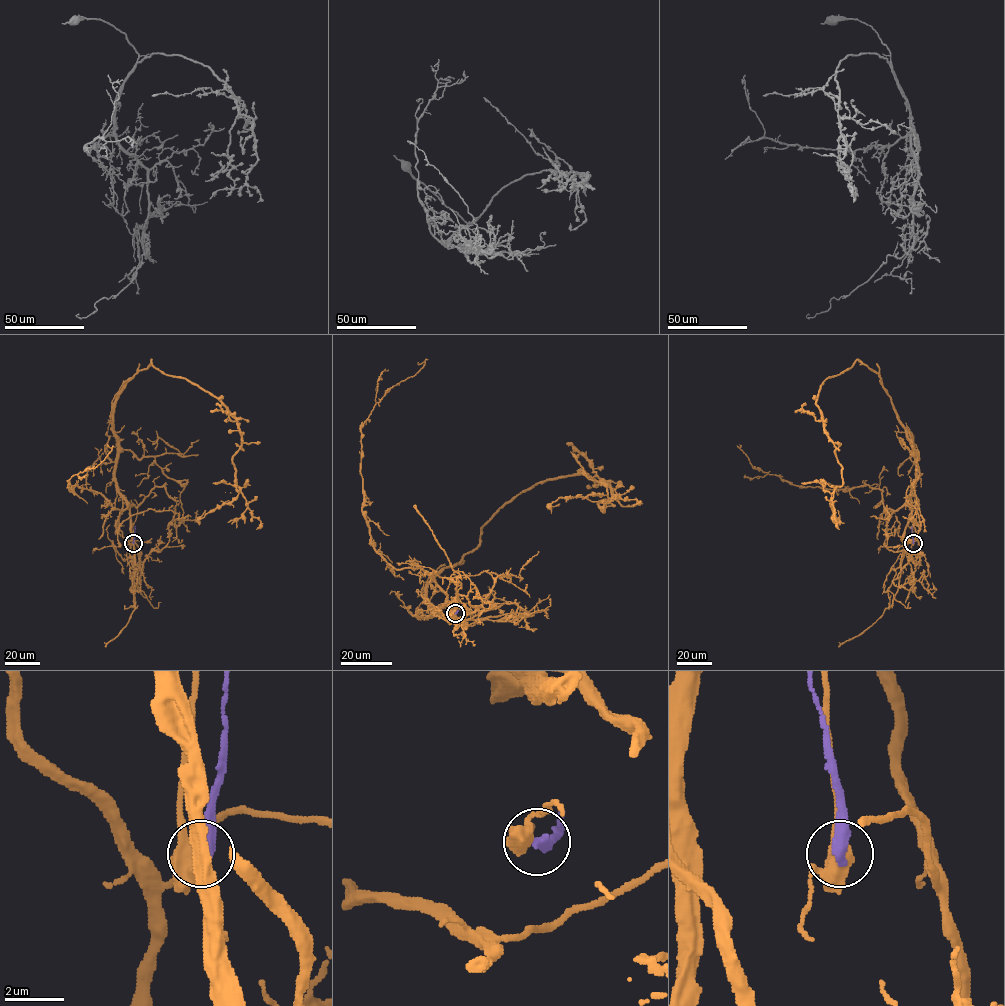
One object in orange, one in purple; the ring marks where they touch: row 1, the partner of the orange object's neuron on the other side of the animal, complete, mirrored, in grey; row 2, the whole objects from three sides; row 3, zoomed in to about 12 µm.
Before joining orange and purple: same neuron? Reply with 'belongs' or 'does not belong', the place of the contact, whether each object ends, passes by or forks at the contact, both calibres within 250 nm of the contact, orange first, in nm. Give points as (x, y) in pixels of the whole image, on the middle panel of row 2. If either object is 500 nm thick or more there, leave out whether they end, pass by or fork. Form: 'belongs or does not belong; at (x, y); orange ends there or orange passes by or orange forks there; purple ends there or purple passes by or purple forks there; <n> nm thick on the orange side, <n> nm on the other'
does not belong; at (455, 613); orange forks there; purple ends there; 480 nm thick on the orange side, 480 nm on the other

